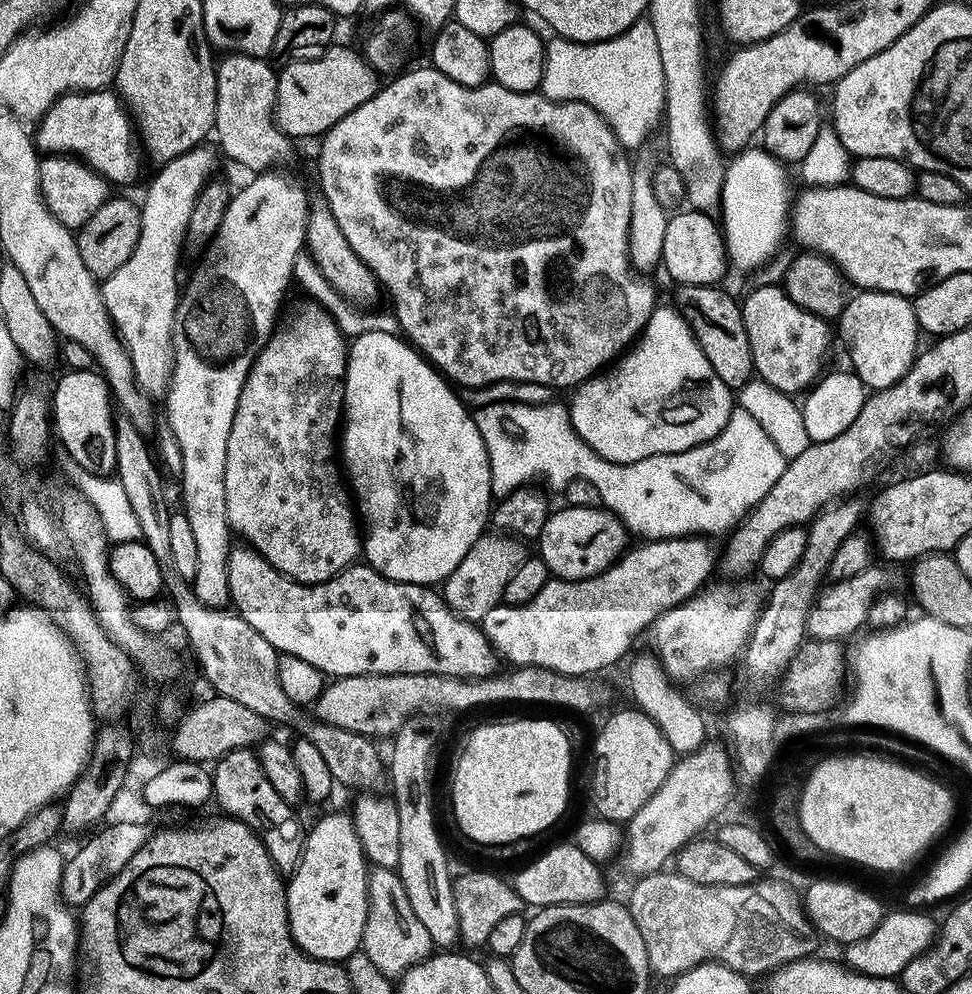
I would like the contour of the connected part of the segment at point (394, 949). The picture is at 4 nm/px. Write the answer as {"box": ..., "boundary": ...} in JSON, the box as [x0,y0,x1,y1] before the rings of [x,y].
{"box":[362,867,434,978],"boundary":[[[373,867],[368,874],[368,917],[364,927],[362,951],[378,965],[382,974],[399,978],[416,964],[433,955],[434,945],[422,922],[410,906],[406,886],[395,868]]]}

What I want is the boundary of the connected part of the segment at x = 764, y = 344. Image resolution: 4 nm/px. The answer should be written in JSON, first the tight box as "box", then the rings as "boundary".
{"box":[740,283,829,393],"boundary":[[[779,283],[764,284],[761,288],[754,289],[748,297],[743,297],[740,309],[742,322],[746,322],[746,334],[750,337],[750,354],[754,354],[755,375],[784,393],[807,393],[825,371],[824,359],[828,356],[829,321],[802,310],[798,302],[790,300]]]}

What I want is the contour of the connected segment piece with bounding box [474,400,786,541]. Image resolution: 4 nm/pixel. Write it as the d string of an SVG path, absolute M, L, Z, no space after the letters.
M496 400L493 404L484 404L480 409L475 409L474 419L478 426L478 434L482 434L482 442L486 446L486 454L488 455L488 461L490 462L493 497L506 497L510 495L515 488L522 488L536 482L532 480L545 480L550 487L556 488L556 490L563 490L570 481L577 480L578 478L586 478L586 482L591 482L591 484L597 488L601 505L607 508L608 511L615 512L616 515L624 521L629 533L636 535L637 532L637 534L640 535L640 538L647 538L649 541L675 540L682 536L705 536L712 538L715 537L715 532L726 531L725 533L727 533L756 507L758 501L762 498L766 498L770 486L774 486L774 482L778 482L778 478L782 478L782 470L786 463L785 456L782 454L781 450L778 450L778 446L771 441L770 434L758 424L758 421L754 418L753 414L750 414L749 411L744 410L739 406L733 407L730 418L726 422L726 426L712 440L707 440L704 444L694 446L685 452L658 454L657 456L642 458L638 462L630 462L629 464L615 464L606 458L602 458L581 438L581 436L576 435L569 409L565 407L565 405L563 408L560 404L519 404L516 400Z

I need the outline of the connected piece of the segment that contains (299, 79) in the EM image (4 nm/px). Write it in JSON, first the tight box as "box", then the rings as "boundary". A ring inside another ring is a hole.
{"box":[276,46,378,138],"boundary":[[[329,46],[311,58],[296,58],[283,65],[276,77],[276,124],[290,138],[323,137],[350,110],[362,106],[378,87],[378,73],[359,51]]]}

